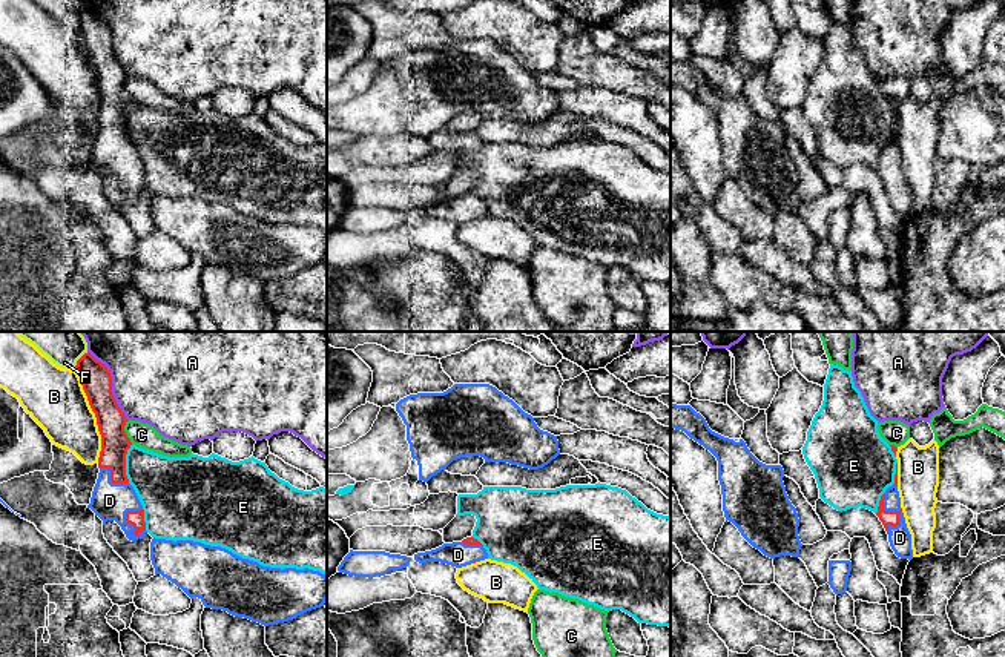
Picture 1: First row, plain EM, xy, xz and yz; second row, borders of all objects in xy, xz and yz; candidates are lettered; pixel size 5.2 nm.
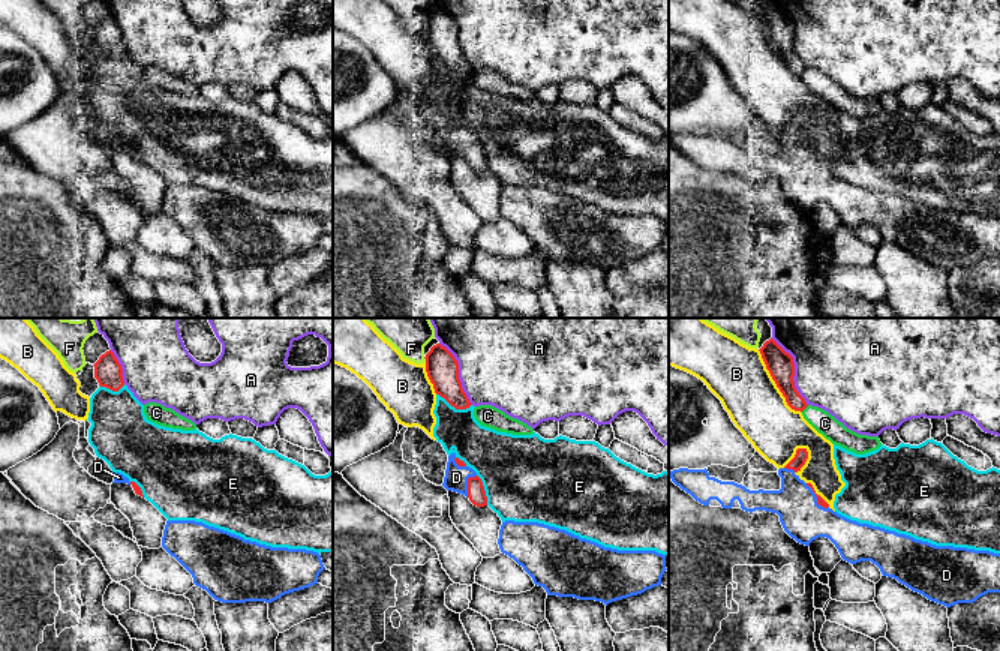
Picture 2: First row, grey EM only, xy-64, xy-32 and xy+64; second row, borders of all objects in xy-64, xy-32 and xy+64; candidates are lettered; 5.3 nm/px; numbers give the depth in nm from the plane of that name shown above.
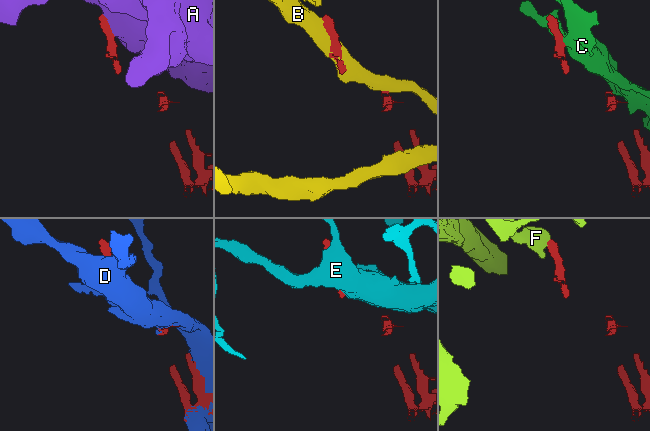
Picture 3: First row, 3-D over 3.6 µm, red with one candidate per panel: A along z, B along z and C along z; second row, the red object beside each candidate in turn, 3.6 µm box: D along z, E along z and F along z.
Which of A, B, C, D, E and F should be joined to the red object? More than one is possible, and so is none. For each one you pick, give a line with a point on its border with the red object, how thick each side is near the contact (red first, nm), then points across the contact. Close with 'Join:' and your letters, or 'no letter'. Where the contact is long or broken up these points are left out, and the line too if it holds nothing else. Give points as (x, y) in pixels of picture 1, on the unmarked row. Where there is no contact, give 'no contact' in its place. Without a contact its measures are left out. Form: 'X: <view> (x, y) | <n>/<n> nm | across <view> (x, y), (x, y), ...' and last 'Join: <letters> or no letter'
D: yz (898, 168) | 80/120 nm
Join: D

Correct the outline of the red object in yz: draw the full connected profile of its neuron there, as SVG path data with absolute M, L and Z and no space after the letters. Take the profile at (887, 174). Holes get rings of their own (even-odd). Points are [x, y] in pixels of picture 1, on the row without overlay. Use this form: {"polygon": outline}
{"polygon": "M898 120L895 140L881 152L876 172L882 178L888 198L895 210L901 215L913 215L911 190L907 184L905 173L901 164L901 154L898 147Z"}

